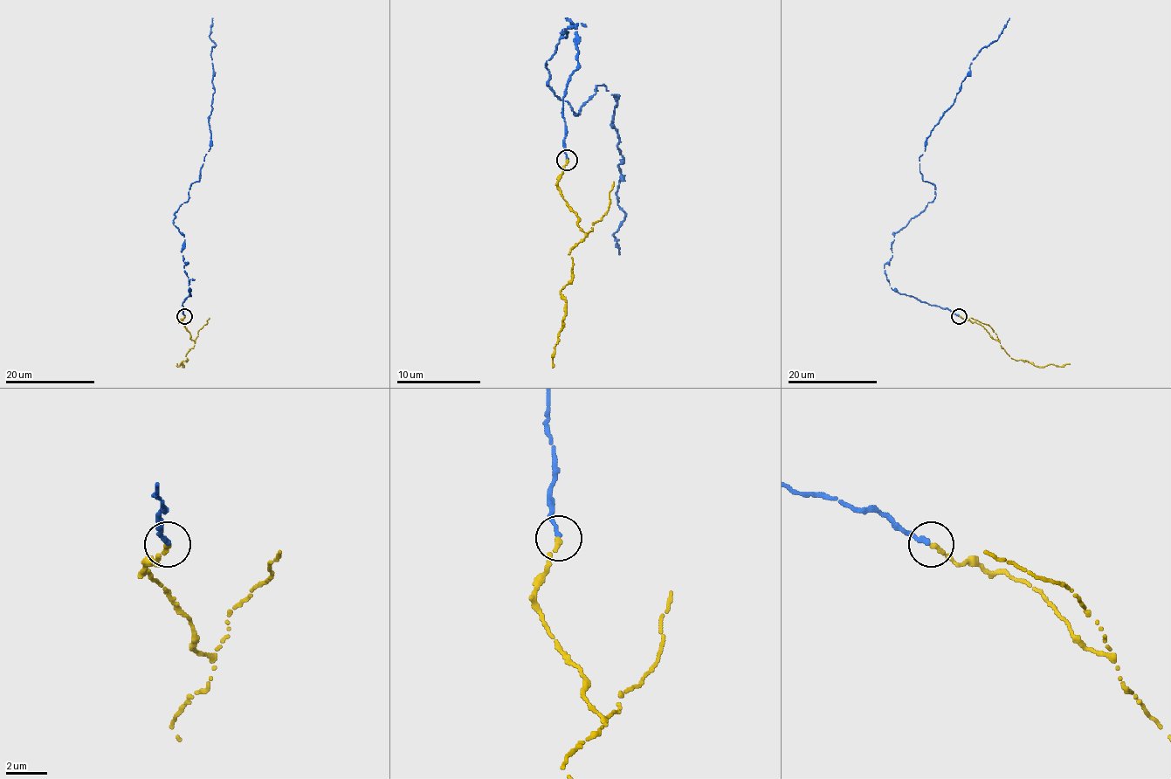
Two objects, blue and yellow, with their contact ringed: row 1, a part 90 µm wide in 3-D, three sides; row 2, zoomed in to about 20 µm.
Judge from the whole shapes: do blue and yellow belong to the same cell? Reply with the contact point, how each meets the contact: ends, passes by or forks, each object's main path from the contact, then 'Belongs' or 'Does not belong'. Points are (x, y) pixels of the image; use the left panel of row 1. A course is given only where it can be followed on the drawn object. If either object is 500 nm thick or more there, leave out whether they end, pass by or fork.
Place: (184, 316). At the ring blue ends. At the ring yellow ends. Course of blue: (185, 316), (182, 303), (190, 295), (185, 240), (174, 224), (190, 186), (199, 180), (211, 140), (213, 18). Course of yellow: (185, 316), (179, 321), (195, 343), (186, 354), (187, 360), (182, 361), (183, 367), (177, 363). Belongs

